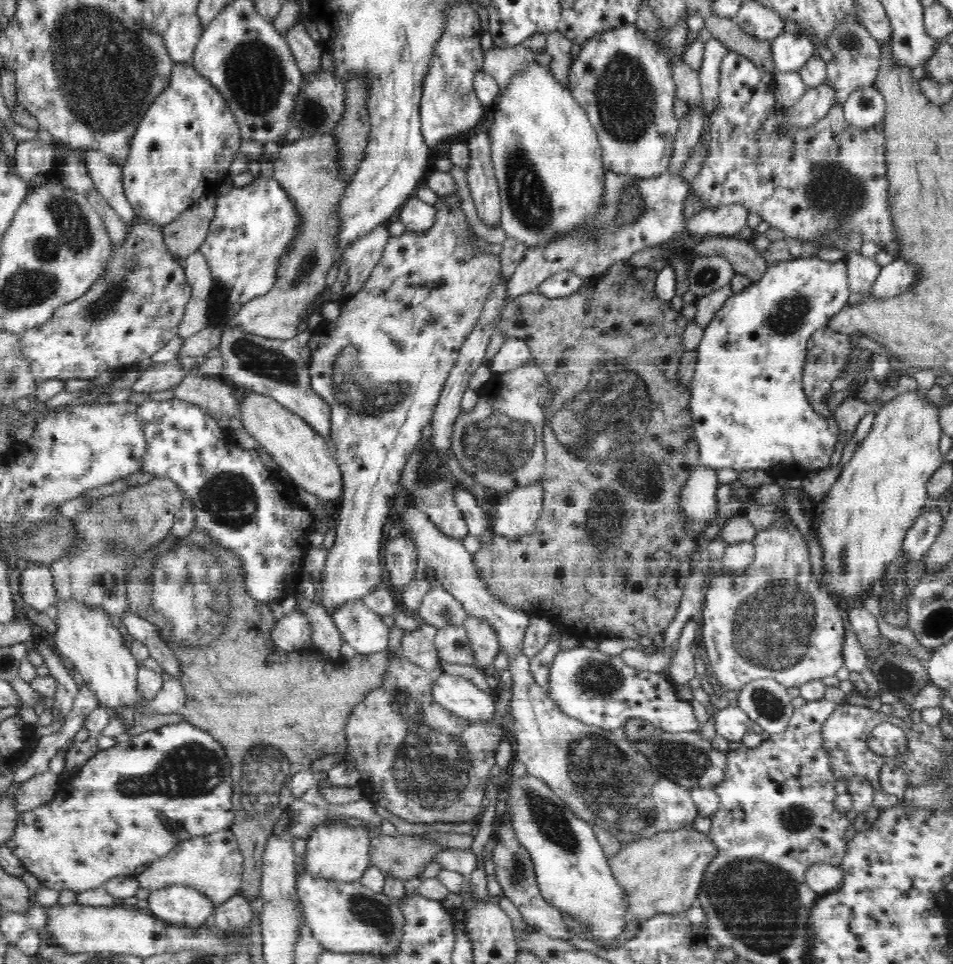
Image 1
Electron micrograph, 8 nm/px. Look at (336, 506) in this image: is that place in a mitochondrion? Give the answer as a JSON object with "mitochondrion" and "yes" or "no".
{"mitochondrion":"no"}

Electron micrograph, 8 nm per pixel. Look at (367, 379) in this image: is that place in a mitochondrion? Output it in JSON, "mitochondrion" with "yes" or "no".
{"mitochondrion":"yes"}

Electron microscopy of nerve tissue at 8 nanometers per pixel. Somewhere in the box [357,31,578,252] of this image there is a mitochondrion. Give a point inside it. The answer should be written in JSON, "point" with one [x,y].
{"point":[529,201]}

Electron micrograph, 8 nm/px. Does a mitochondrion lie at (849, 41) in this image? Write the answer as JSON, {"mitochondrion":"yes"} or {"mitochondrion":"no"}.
{"mitochondrion":"yes"}

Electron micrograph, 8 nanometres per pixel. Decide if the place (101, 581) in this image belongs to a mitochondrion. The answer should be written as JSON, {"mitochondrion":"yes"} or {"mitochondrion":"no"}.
{"mitochondrion":"no"}

